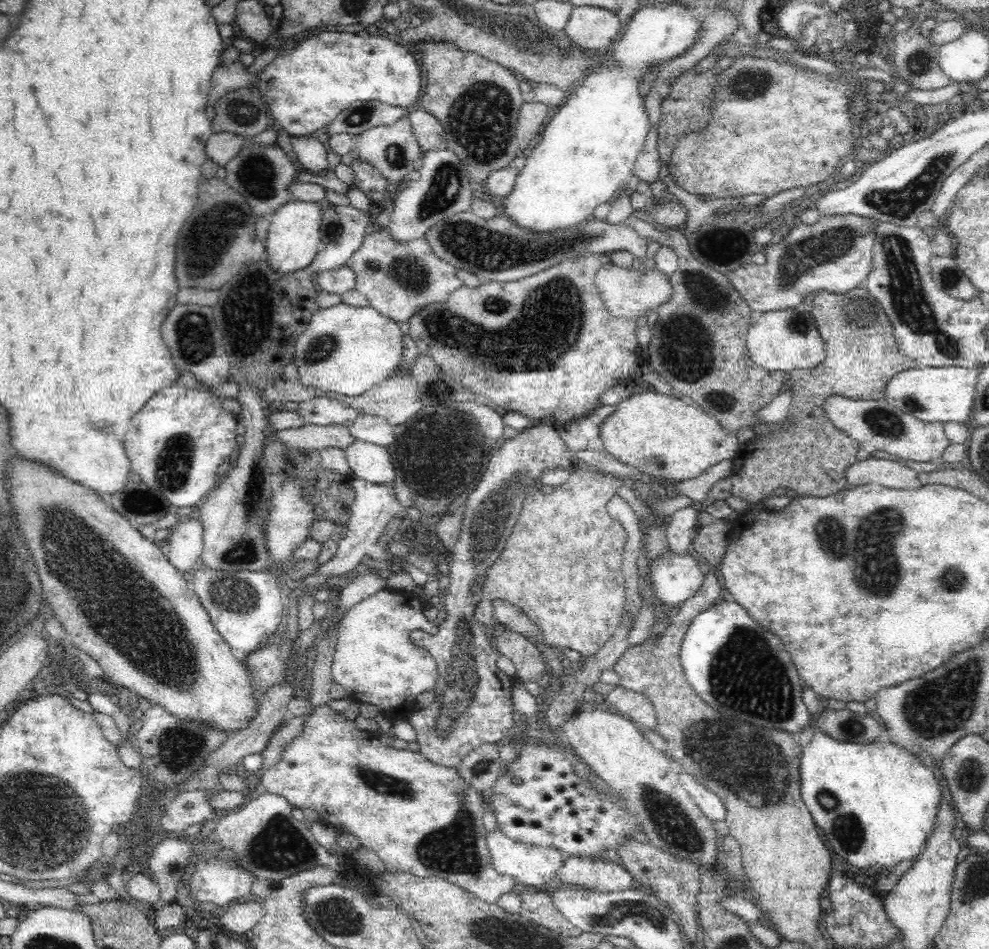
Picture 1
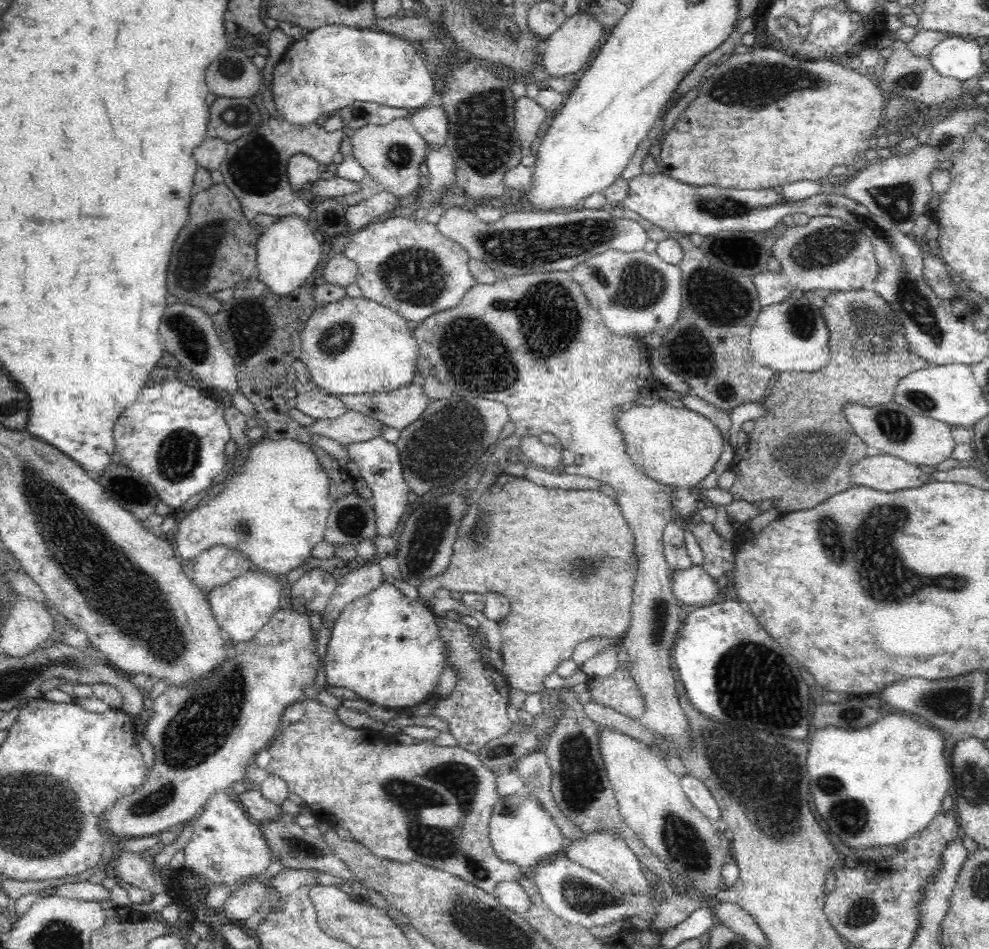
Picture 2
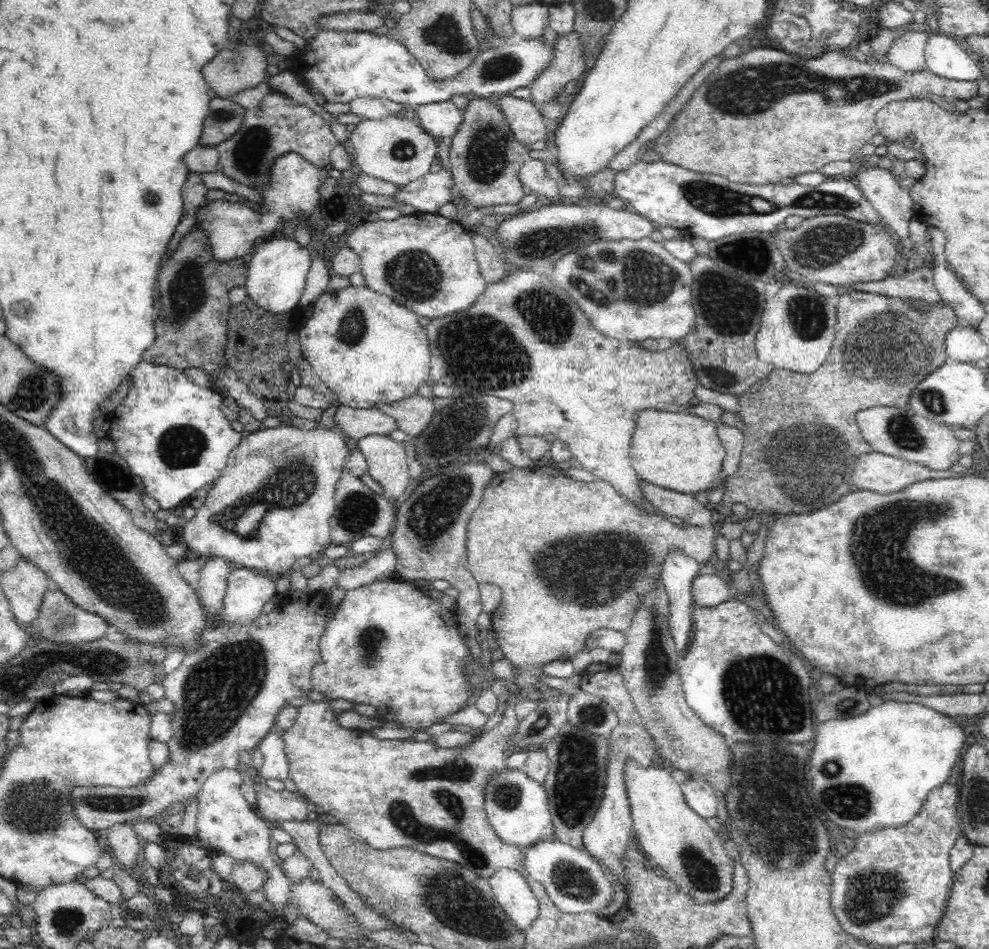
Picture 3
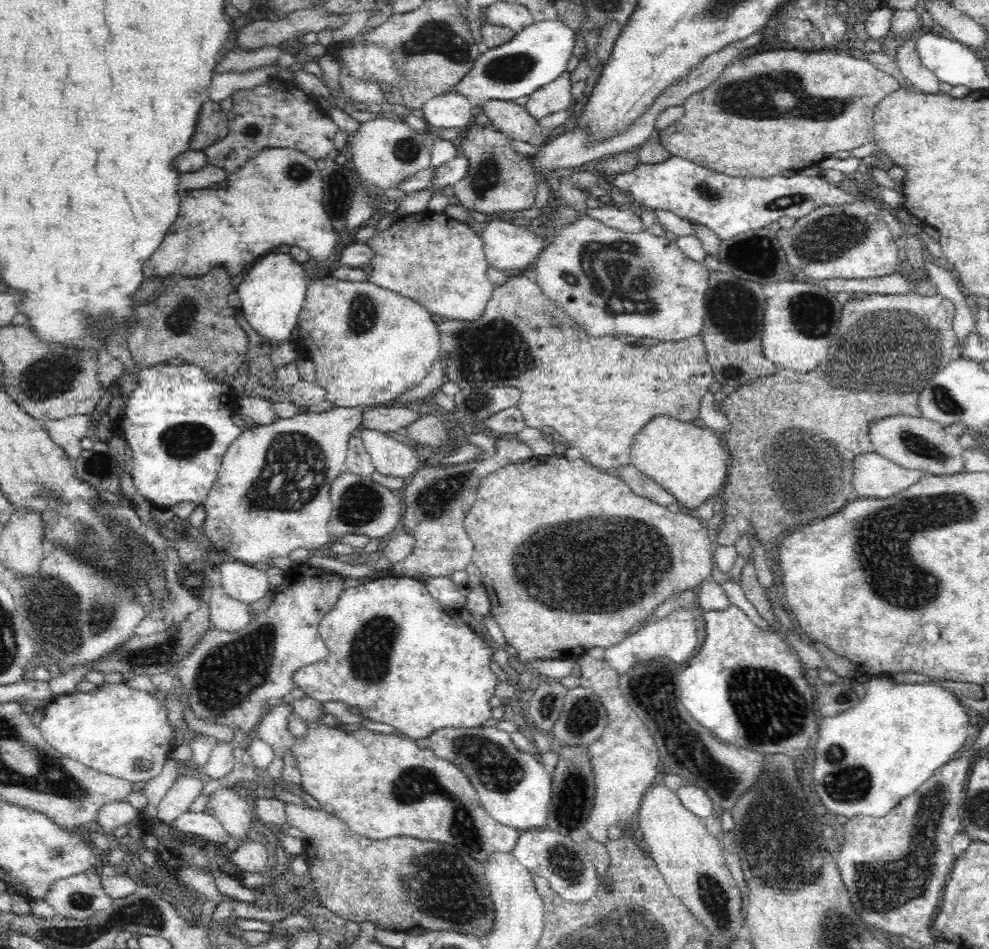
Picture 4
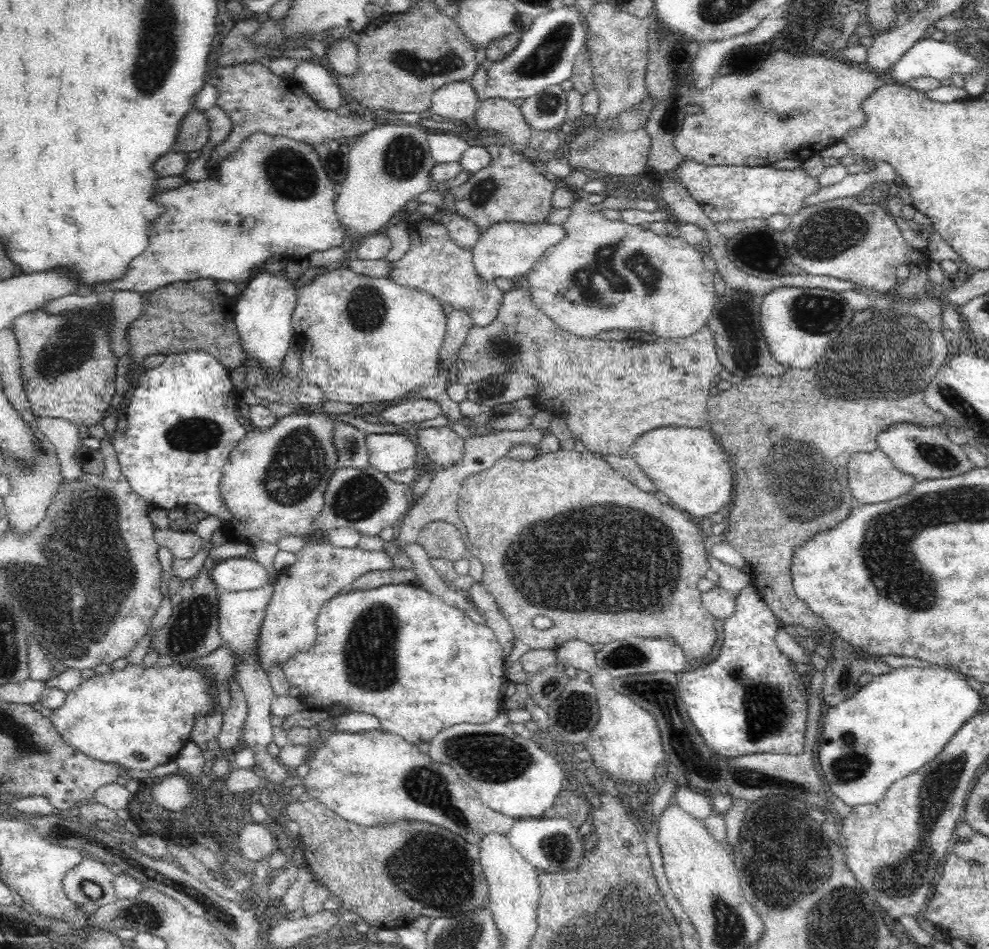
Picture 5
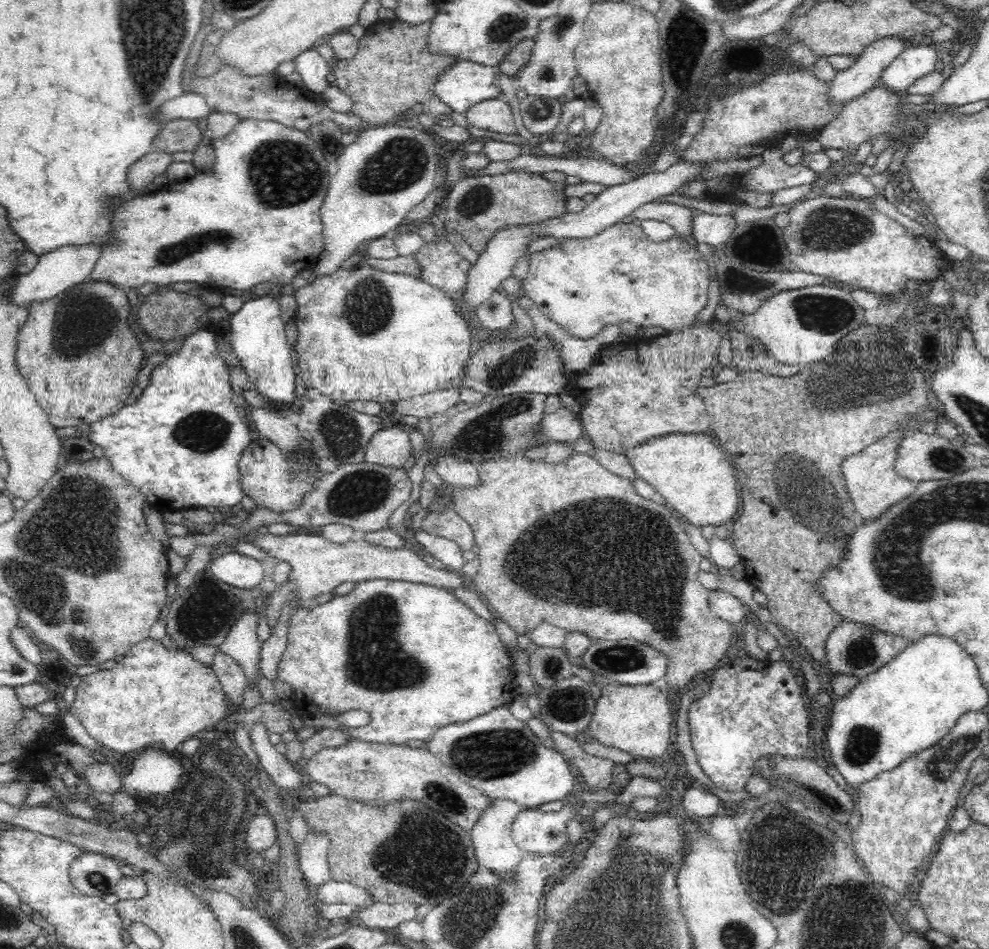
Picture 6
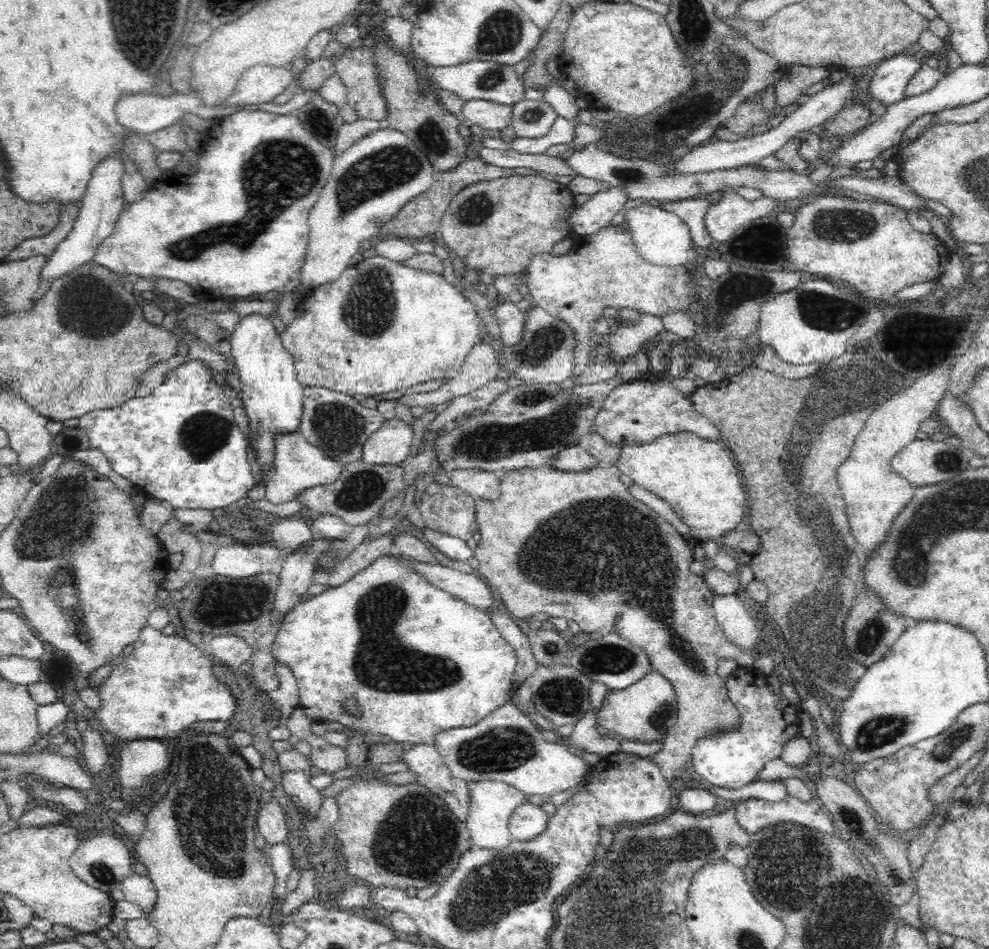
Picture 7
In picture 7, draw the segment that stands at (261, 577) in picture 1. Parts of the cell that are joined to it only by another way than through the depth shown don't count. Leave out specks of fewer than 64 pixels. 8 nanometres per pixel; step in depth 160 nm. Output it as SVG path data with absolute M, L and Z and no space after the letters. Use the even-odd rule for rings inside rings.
M242 542L222 545L211 560L216 575L230 578L248 578L262 570L260 560L250 552L249 545Z

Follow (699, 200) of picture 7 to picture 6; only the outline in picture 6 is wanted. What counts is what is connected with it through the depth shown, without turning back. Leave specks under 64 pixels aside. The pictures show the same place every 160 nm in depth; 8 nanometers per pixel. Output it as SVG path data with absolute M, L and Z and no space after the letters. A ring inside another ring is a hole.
M650 202L642 204L634 210L636 221L646 219L658 219L660 222L670 224L677 232L677 238L682 241L695 243L694 241L694 210L688 206L668 204L668 202Z

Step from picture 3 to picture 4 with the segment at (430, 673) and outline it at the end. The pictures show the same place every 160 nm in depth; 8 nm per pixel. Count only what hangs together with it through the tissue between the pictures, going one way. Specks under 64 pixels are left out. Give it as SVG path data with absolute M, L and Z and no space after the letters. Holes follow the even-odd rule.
M386 574L349 587L339 594L331 611L319 622L319 634L325 642L327 655L320 661L303 666L294 674L294 681L306 696L314 701L340 701L358 706L371 722L392 726L397 734L412 741L428 738L435 730L450 727L476 728L491 718L489 701L495 694L498 678L490 669L490 654L493 649L482 642L475 631L462 620L460 611L454 607L443 607L428 593L424 581L418 578L394 577ZM378 648L392 648L394 664L388 666L388 676L378 678L376 656Z

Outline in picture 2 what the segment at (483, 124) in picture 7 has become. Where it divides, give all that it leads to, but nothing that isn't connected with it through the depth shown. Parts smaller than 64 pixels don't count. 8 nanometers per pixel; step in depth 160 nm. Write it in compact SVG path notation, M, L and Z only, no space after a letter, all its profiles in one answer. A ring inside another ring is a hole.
M519 97L515 102L515 129L519 134L520 144L529 148L538 136L538 130L547 116L547 110L542 108L535 99Z

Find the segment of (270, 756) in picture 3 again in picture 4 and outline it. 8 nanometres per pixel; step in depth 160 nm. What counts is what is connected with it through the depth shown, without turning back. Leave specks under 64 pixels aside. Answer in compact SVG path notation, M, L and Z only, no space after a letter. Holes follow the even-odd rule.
M288 704L270 707L266 716L262 718L255 735L255 738L266 742L270 746L275 757L280 757L283 760L286 758L294 740L290 731L288 731L287 722L292 712L293 708Z

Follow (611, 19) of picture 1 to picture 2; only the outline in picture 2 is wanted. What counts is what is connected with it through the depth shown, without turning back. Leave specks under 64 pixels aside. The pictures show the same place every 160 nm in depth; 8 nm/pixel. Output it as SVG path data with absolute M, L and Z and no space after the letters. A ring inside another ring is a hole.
M577 11L572 16L567 16L559 29L556 29L548 39L545 39L545 48L542 52L543 68L549 76L564 76L574 74L588 62L588 56L604 34L604 26L597 22L590 13Z

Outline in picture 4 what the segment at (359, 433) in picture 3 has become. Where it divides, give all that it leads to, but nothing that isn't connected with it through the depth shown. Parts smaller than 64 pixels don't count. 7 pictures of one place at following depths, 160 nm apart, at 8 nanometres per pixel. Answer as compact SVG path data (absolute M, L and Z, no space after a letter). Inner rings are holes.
M402 405L366 407L366 410L362 410L362 420L358 430L396 432L399 428L410 426L416 418L418 418L417 412Z

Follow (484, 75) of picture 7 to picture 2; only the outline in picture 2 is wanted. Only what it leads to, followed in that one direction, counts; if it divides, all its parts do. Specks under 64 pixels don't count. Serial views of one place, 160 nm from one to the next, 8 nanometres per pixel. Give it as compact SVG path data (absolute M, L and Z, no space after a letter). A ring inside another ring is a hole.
M440 106L422 107L410 118L414 130L426 141L430 150L444 149L448 138L448 120Z

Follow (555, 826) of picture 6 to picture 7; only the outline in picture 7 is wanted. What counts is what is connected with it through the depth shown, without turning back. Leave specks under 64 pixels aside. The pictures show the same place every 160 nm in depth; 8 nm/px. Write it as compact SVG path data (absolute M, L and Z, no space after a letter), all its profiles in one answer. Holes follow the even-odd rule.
M524 802L517 806L508 820L511 838L525 841L546 828L547 814L540 806Z

